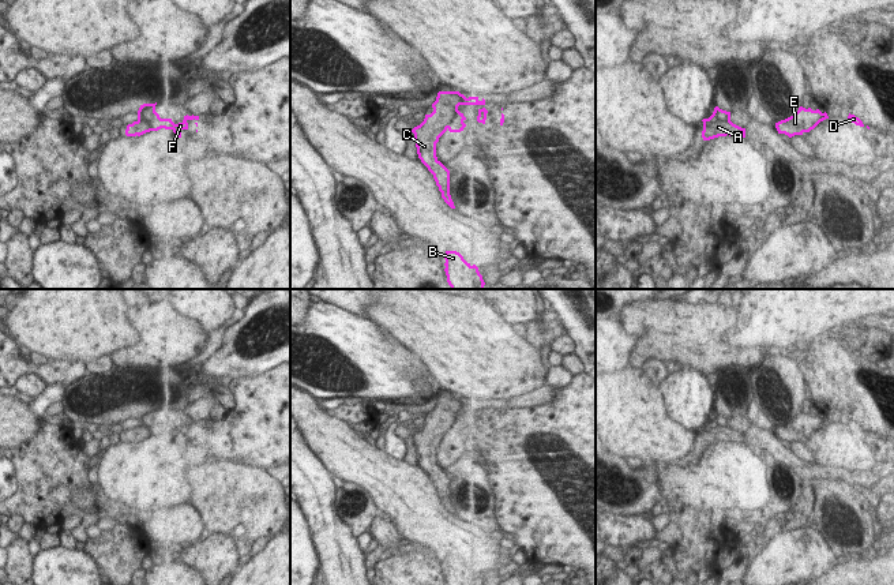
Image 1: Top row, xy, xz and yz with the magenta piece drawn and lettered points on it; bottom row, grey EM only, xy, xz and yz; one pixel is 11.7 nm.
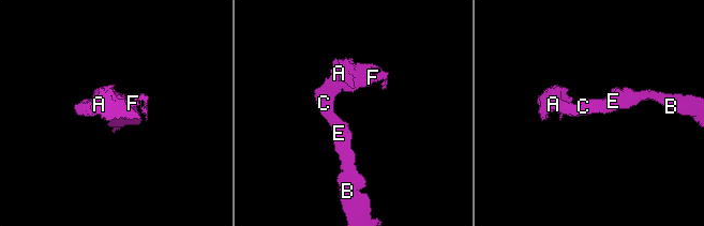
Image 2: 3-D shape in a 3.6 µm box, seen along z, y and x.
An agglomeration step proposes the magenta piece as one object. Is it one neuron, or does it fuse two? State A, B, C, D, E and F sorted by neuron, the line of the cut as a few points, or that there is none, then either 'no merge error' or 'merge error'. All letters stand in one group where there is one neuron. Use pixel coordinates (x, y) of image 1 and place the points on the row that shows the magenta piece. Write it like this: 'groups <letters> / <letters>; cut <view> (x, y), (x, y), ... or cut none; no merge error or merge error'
groups A B C D E F; cut none; no merge error

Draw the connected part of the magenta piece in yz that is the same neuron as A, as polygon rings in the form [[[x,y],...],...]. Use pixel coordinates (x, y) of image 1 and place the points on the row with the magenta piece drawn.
[[[714,108],[709,119],[703,119],[703,140],[710,140],[718,136],[743,136],[745,138],[745,128],[741,128],[730,121],[730,112]]]

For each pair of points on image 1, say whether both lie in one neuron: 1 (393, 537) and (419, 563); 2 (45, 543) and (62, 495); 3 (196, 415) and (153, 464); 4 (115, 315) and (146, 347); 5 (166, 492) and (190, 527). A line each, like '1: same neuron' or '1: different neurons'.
1: different neurons
2: different neurons
3: different neurons
4: different neurons
5: different neurons

